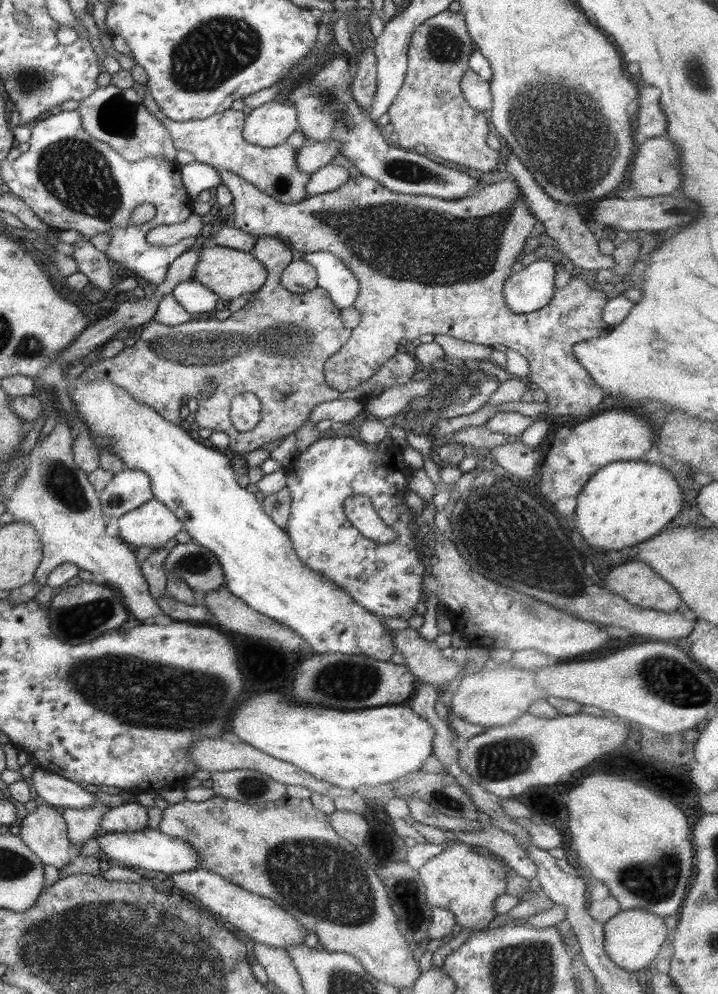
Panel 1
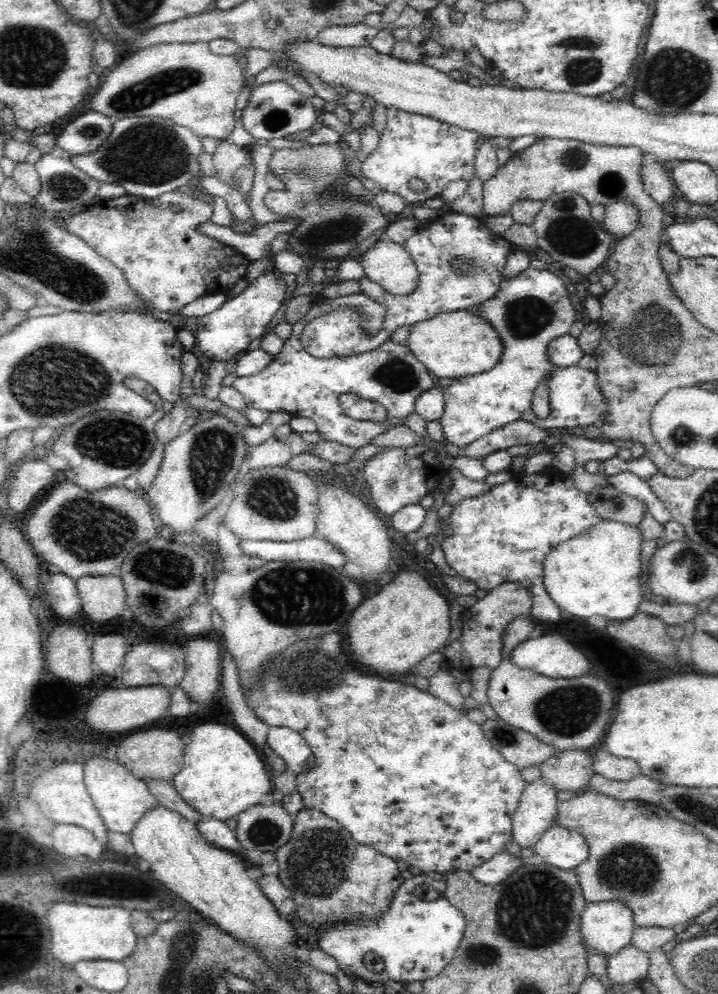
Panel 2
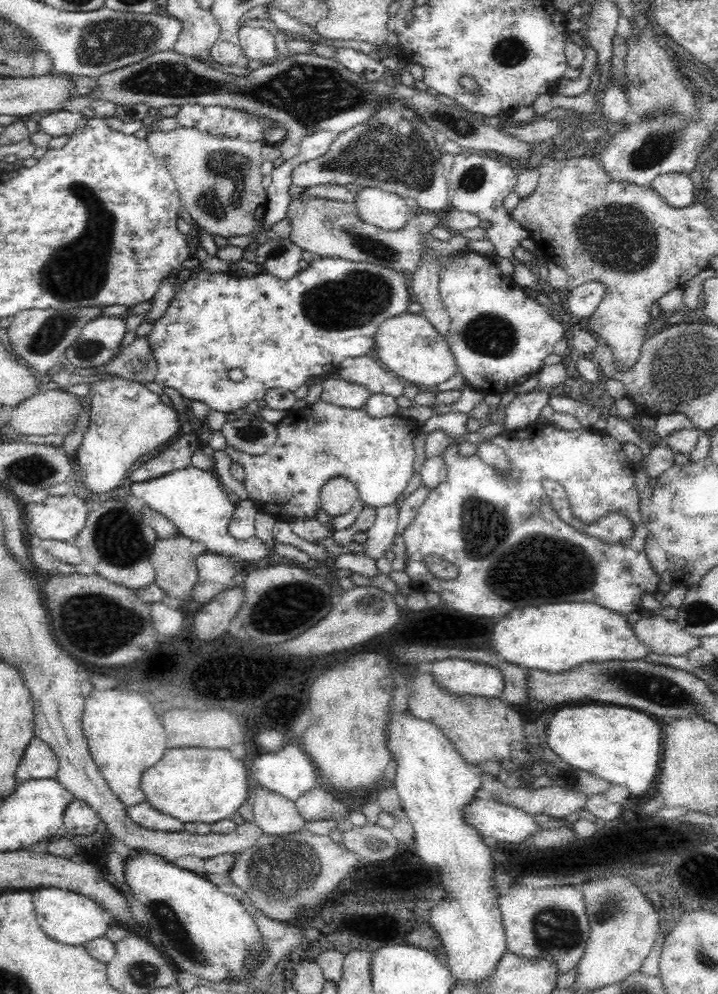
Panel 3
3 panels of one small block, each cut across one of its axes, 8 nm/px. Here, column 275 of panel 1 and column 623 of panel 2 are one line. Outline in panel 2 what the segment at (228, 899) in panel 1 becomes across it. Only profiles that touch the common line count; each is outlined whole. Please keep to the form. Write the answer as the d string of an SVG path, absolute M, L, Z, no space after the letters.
M617 900L586 903L580 920L579 933L585 950L606 958L628 945L635 929L631 909Z

